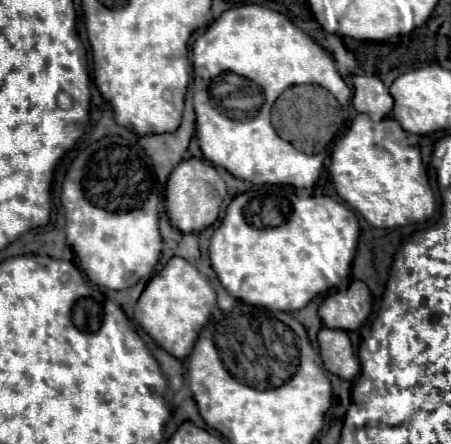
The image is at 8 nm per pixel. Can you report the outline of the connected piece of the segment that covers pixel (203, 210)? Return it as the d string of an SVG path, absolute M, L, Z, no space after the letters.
M189 157L185 161L181 161L169 175L167 181L167 215L173 227L177 227L183 233L199 233L205 227L213 225L219 217L219 207L223 197L227 195L225 189L225 181L221 179L221 175L217 173L217 169L203 161L203 159L195 159Z

